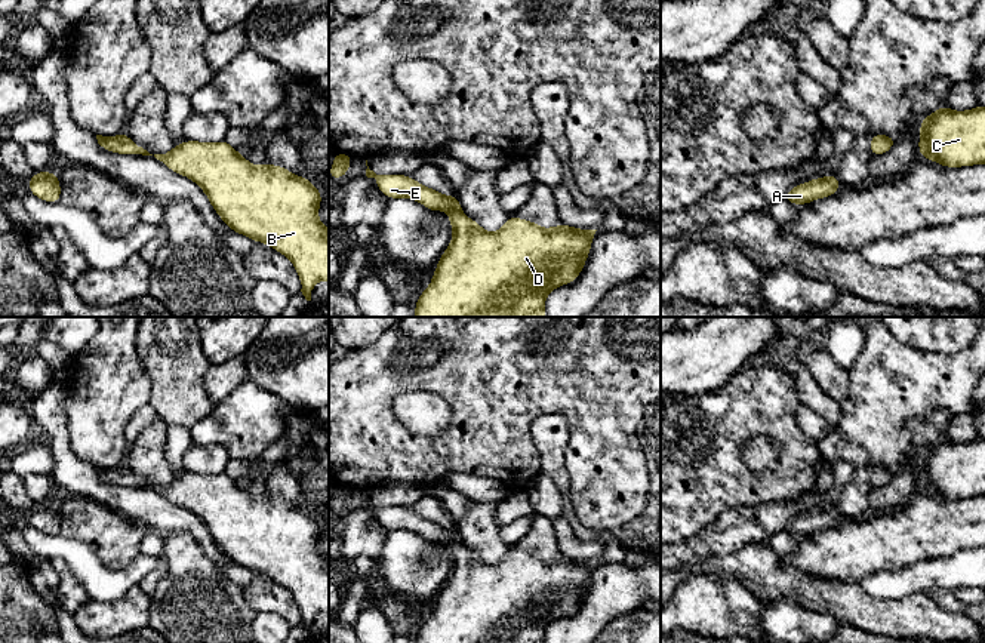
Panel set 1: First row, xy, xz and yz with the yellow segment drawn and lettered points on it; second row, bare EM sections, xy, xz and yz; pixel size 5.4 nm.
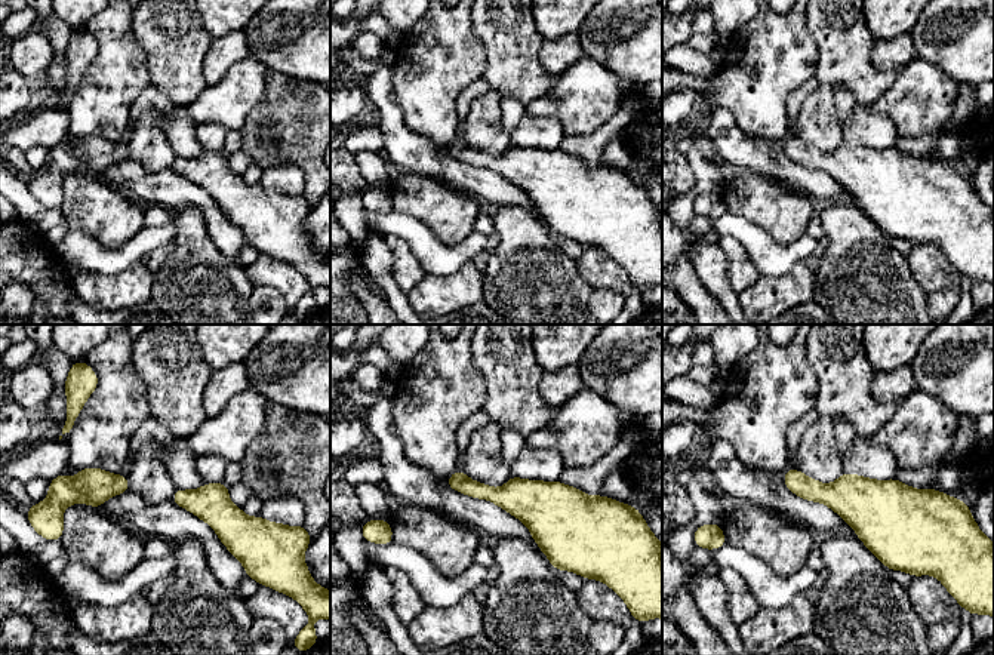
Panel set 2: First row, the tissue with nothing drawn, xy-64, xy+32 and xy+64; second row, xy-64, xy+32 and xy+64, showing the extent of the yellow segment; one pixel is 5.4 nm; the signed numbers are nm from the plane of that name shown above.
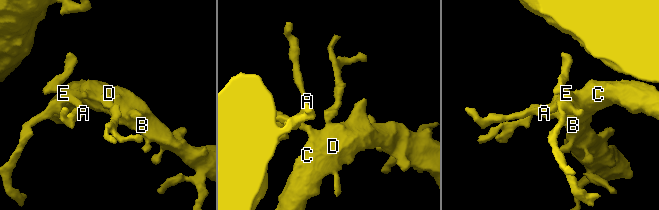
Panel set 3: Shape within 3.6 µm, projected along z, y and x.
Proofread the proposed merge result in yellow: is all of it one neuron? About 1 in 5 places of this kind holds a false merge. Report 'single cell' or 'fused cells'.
single cell

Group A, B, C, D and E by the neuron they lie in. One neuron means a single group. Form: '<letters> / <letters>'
A B C D E

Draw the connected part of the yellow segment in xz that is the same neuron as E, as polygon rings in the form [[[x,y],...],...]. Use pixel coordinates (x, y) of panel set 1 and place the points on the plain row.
[[[369,498],[366,508],[375,510],[378,522],[388,530],[407,529],[431,544],[449,545],[453,570],[437,594],[433,613],[416,630],[415,643],[545,643],[547,627],[579,609],[597,563],[563,554],[547,562],[510,547],[499,563],[487,564],[461,542],[456,526],[446,529],[409,507],[376,507]]]

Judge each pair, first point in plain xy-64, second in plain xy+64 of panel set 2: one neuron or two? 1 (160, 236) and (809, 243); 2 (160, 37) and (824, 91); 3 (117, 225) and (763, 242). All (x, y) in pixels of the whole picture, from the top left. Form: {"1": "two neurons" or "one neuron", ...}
{"1": "one neuron", "2": "two neurons", "3": "two neurons"}

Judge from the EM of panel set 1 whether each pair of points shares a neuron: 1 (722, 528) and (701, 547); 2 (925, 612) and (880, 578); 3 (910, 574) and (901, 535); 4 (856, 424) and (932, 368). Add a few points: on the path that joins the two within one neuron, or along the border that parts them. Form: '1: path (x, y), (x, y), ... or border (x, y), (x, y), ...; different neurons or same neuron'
1: path (717, 532), (705, 542); same neuron
2: border (929, 593), (908, 593), (896, 599), (870, 596); different neurons
3: border (942, 557), (892, 569), (877, 569), (874, 572); different neurons
4: path (876, 409), (892, 393), (904, 393), (913, 384); same neuron

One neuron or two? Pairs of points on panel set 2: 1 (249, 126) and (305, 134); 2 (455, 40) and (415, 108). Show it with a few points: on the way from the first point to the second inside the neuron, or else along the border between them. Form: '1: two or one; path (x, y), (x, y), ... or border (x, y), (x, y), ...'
1: one; path (262, 114), (286, 114), (292, 120)
2: one; path (440, 57), (430, 71), (427, 92)

